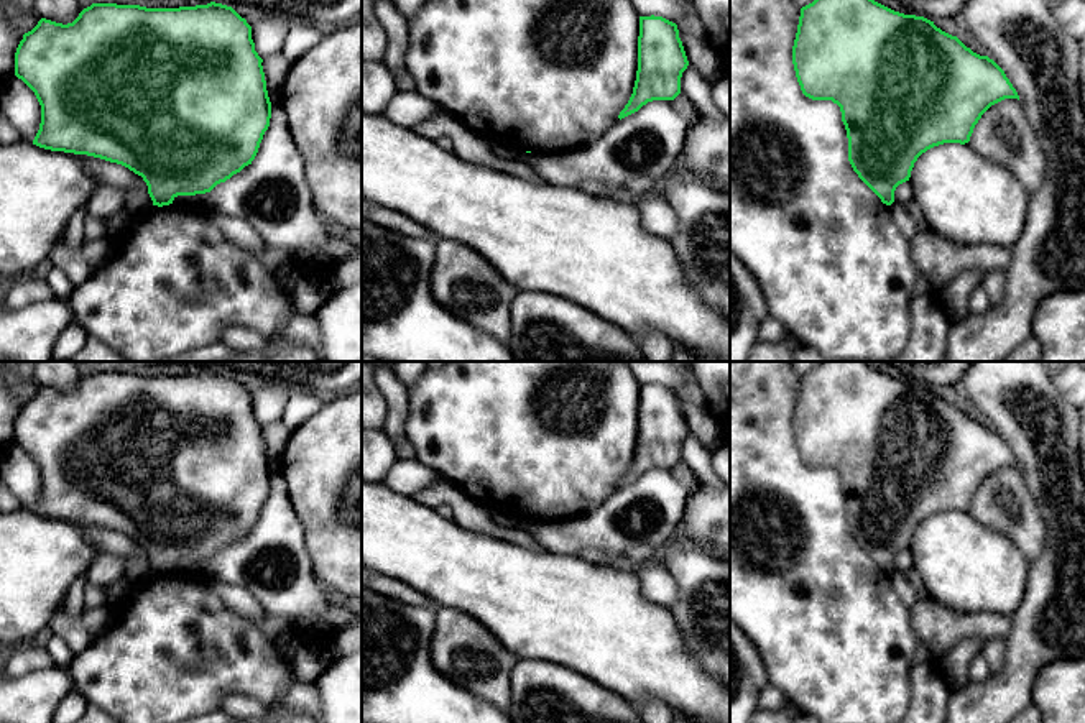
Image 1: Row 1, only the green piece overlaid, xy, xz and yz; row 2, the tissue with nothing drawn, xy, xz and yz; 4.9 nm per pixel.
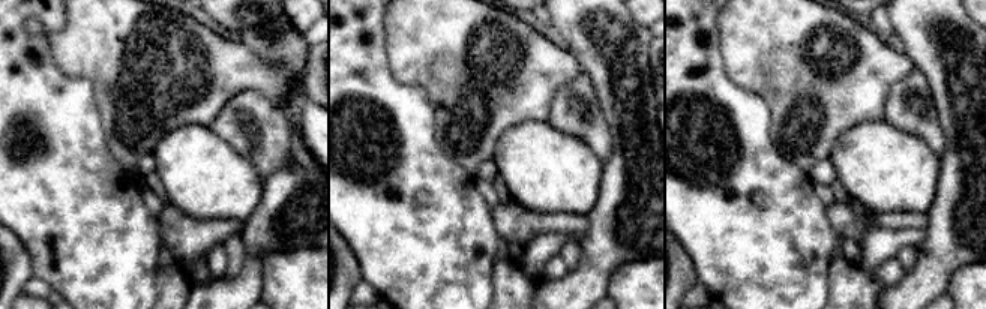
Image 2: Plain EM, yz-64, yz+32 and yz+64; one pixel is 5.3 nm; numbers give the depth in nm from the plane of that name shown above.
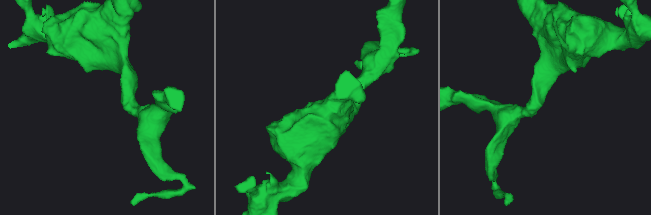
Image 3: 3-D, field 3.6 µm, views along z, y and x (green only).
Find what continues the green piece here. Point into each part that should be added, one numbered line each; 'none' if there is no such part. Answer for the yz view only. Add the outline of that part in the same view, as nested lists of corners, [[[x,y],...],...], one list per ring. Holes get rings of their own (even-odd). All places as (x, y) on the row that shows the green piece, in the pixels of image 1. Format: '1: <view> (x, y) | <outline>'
none

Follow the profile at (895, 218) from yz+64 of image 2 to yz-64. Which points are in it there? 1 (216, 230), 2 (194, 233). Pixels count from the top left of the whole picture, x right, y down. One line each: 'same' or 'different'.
1: same
2: same

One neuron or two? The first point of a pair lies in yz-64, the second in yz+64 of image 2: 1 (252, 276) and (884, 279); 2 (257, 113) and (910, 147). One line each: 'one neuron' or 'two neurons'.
1: two neurons
2: two neurons

